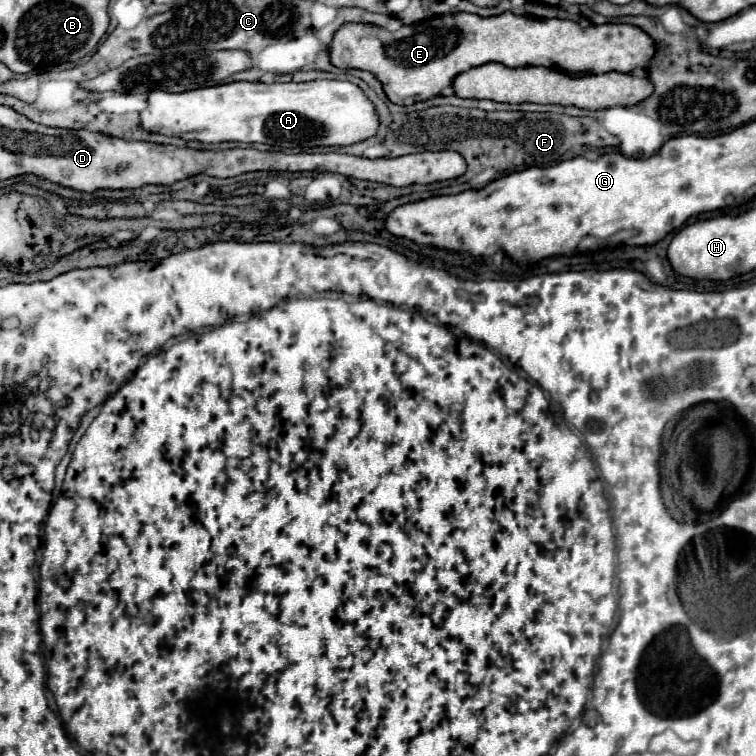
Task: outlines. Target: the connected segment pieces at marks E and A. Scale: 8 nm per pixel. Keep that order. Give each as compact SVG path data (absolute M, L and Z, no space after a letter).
M455 12L445 16L433 16L413 26L401 26L395 32L371 24L345 24L335 32L329 52L331 52L331 64L335 64L337 68L359 68L373 72L381 80L383 90L391 102L409 106L437 96L443 88L451 86L457 74L467 72L469 68L475 66L483 66L487 62L499 62L509 68L555 66L569 74L577 72L603 74L611 70L633 72L635 68L647 68L647 64L655 56L655 42L647 32L629 24L603 24L603 26L581 28L573 20L559 20L559 18L545 20L535 16L517 16L513 12L503 12L499 16L489 16L489 18L467 12Z
M313 80L305 84L263 84L263 82L231 82L221 86L197 88L181 94L153 90L149 106L141 112L141 126L147 132L161 132L167 136L181 136L185 140L199 140L209 144L219 142L263 142L279 148L315 148L315 146L349 146L373 138L379 128L375 104L365 92L345 80Z

